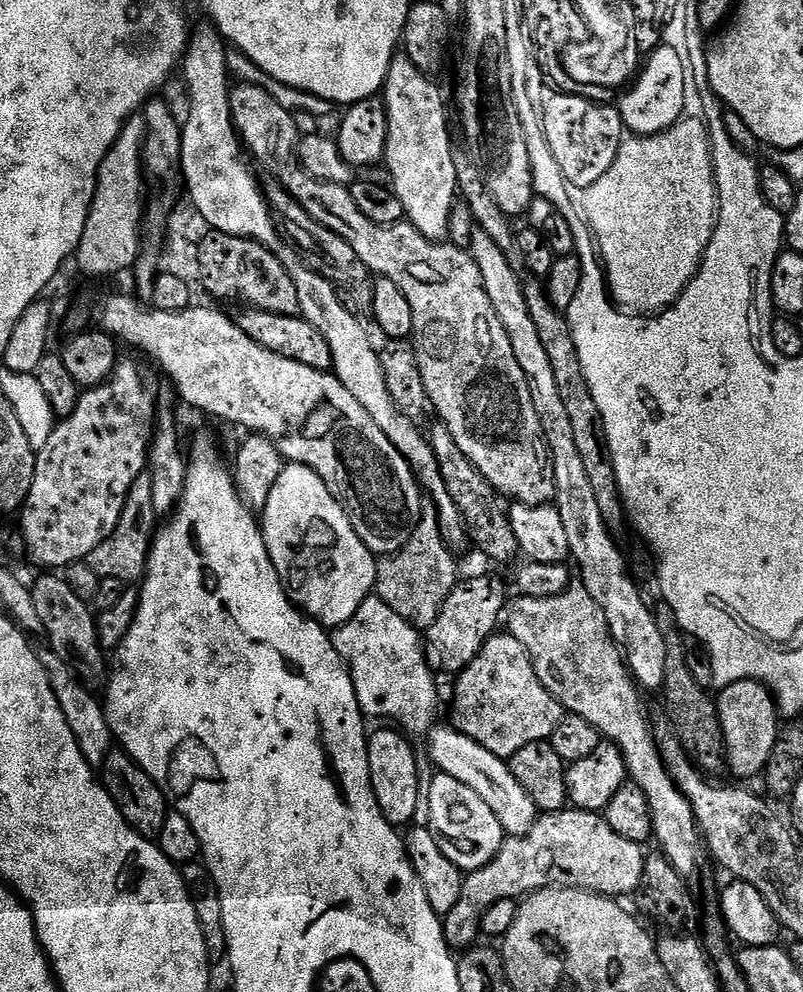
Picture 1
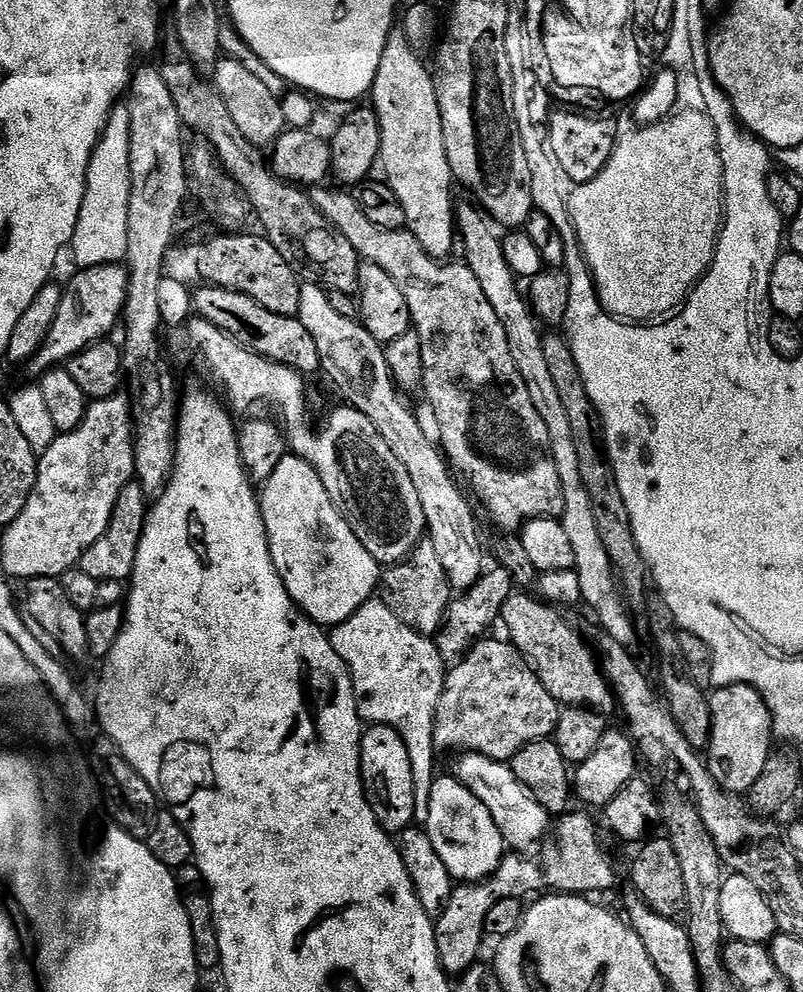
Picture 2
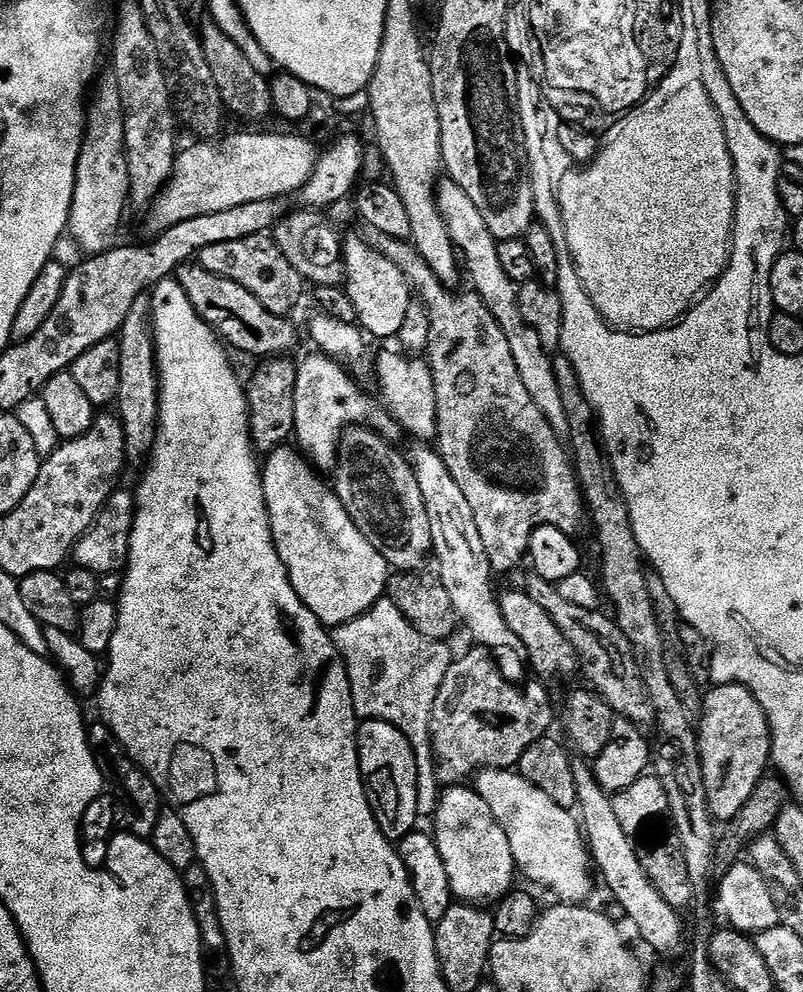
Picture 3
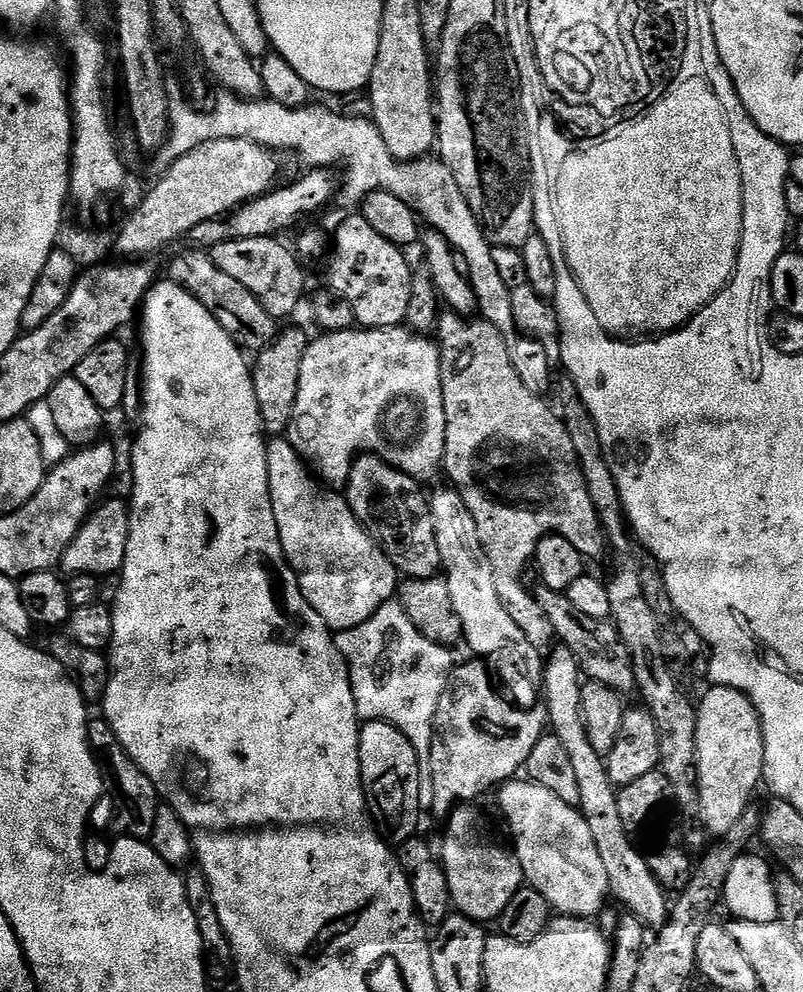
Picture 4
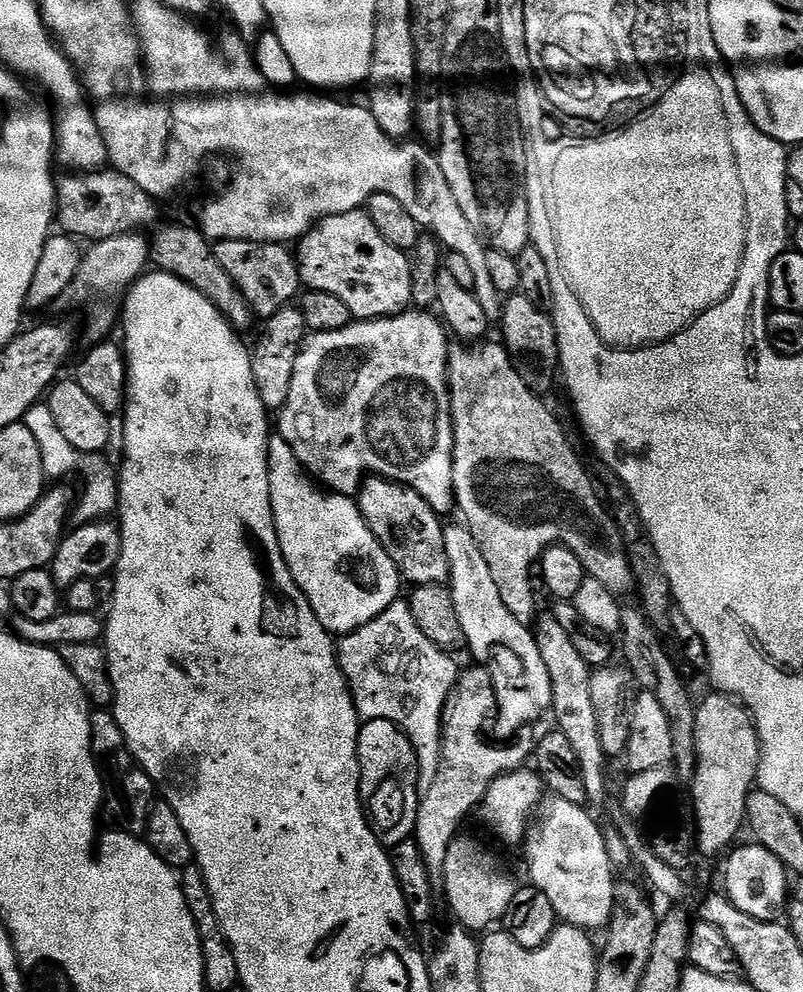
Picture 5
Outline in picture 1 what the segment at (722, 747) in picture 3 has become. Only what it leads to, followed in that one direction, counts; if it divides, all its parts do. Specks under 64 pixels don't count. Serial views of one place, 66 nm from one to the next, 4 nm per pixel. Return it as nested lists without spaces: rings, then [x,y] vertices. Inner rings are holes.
[[[739,680],[733,684],[725,684],[719,689],[720,696],[715,697],[716,712],[720,716],[720,725],[724,735],[724,754],[727,767],[742,779],[748,780],[751,776],[759,777],[763,773],[766,762],[770,758],[770,750],[774,750],[774,742],[778,738],[782,727],[781,717],[778,715],[776,701],[772,699],[767,686],[758,680]]]

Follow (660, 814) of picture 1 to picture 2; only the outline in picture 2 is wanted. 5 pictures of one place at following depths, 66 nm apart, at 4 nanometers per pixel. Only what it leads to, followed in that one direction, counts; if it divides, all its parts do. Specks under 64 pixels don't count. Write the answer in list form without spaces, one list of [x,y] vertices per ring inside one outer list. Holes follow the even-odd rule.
[[[516,594],[504,603],[500,620],[508,630],[509,641],[524,655],[524,661],[532,667],[557,704],[607,713],[608,699],[611,701],[614,693],[604,677],[597,653],[584,645],[583,638],[556,613],[559,611],[553,605],[534,598]]]

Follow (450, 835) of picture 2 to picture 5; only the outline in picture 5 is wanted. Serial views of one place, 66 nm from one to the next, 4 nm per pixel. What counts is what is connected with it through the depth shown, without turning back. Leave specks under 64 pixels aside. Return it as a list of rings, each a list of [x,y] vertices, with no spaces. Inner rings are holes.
[[[461,834],[451,842],[443,876],[442,887],[457,918],[455,921],[476,934],[491,929],[504,918],[518,887],[502,870],[497,858],[480,841],[467,834]]]

